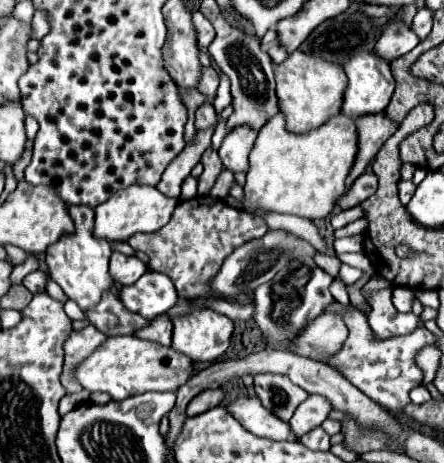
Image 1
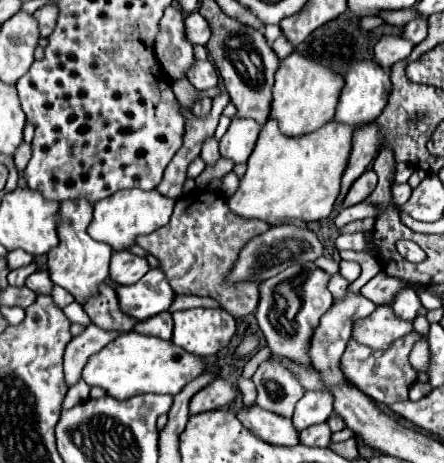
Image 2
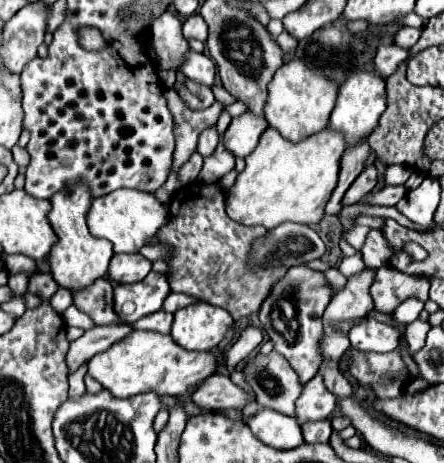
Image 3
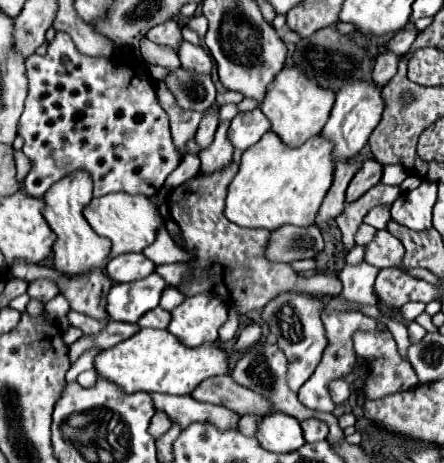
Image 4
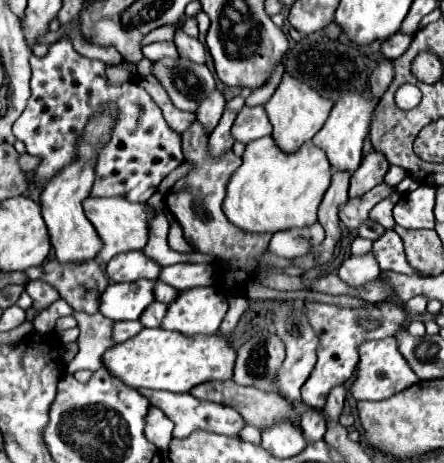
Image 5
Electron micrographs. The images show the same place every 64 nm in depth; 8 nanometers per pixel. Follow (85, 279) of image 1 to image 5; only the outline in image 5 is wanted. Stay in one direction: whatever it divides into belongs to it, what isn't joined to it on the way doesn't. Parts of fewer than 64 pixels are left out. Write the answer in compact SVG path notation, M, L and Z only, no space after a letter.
M106 108L92 124L88 126L88 132L84 134L84 140L80 142L80 160L76 164L70 164L60 172L60 176L54 176L46 188L40 194L42 204L42 216L50 232L50 242L56 252L58 262L70 262L70 264L82 264L88 260L94 260L100 254L100 248L104 246L100 236L96 234L90 220L84 216L82 202L90 196L92 184L94 184L94 168L92 160L96 158L96 148L108 140L108 128L112 128L112 112L114 108Z

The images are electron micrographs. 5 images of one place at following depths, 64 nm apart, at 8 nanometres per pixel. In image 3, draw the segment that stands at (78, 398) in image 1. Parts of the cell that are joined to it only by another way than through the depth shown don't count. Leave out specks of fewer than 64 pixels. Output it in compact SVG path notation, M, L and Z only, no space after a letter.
M84 364L84 368L80 368L80 372L74 372L72 376L68 376L68 380L70 380L70 392L68 392L68 396L70 396L72 400L76 400L76 398L80 398L82 394L86 394L84 376L86 376L86 364Z

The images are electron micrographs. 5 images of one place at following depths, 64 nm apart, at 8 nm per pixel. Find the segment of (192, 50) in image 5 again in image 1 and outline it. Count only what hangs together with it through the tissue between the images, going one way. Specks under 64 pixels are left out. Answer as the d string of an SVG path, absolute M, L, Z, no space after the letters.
M212 66L204 68L204 74L202 74L198 90L206 96L206 104L214 104L216 90L218 90L218 72Z

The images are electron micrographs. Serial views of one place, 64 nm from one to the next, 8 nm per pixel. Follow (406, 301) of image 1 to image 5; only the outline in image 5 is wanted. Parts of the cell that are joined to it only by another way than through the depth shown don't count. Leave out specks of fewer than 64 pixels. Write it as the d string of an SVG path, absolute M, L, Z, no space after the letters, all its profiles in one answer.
M414 296L412 300L408 300L408 302L404 304L404 310L406 310L408 314L412 314L412 316L420 316L420 314L426 312L426 302L428 302L428 300L424 300L424 296Z

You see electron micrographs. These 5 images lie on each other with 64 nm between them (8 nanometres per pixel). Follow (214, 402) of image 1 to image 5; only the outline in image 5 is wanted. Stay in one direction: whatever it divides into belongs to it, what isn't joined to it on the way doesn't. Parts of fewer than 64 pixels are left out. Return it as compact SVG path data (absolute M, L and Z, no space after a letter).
M232 380L204 382L192 388L192 396L198 400L210 400L236 408L248 424L256 424L260 430L272 426L282 418L296 422L292 408L288 408L288 402L282 396L272 396L268 392L260 392L258 388L238 386Z

